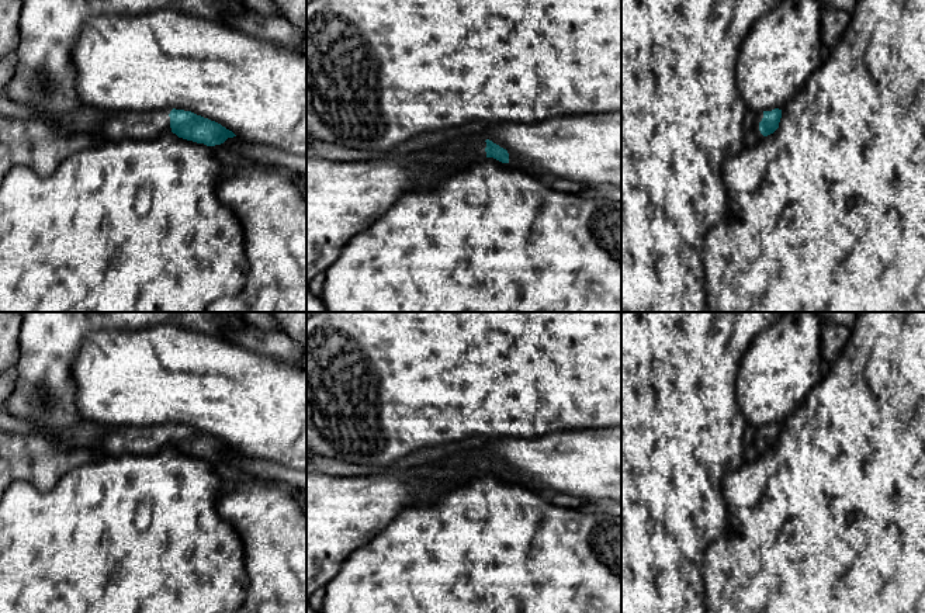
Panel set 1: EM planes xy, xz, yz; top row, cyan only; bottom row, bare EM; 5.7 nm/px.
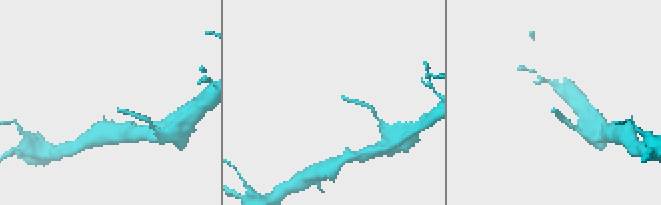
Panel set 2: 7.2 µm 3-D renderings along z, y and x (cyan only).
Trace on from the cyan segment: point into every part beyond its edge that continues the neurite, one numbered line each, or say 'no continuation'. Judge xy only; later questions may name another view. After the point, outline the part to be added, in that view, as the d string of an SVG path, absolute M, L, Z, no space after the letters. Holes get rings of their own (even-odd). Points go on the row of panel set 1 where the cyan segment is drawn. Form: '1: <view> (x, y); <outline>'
1: xy (120, 125); M170 108L160 111L115 111L91 132L108 142L121 139L153 139L170 128Z

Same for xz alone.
1: xz (473, 146); M462 135L448 143L430 148L430 155L425 157L427 170L423 181L443 180L447 167L460 170L467 162L486 157L486 135Z

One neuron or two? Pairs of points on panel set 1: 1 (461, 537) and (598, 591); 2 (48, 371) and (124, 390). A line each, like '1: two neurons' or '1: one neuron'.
1: one neuron
2: two neurons

